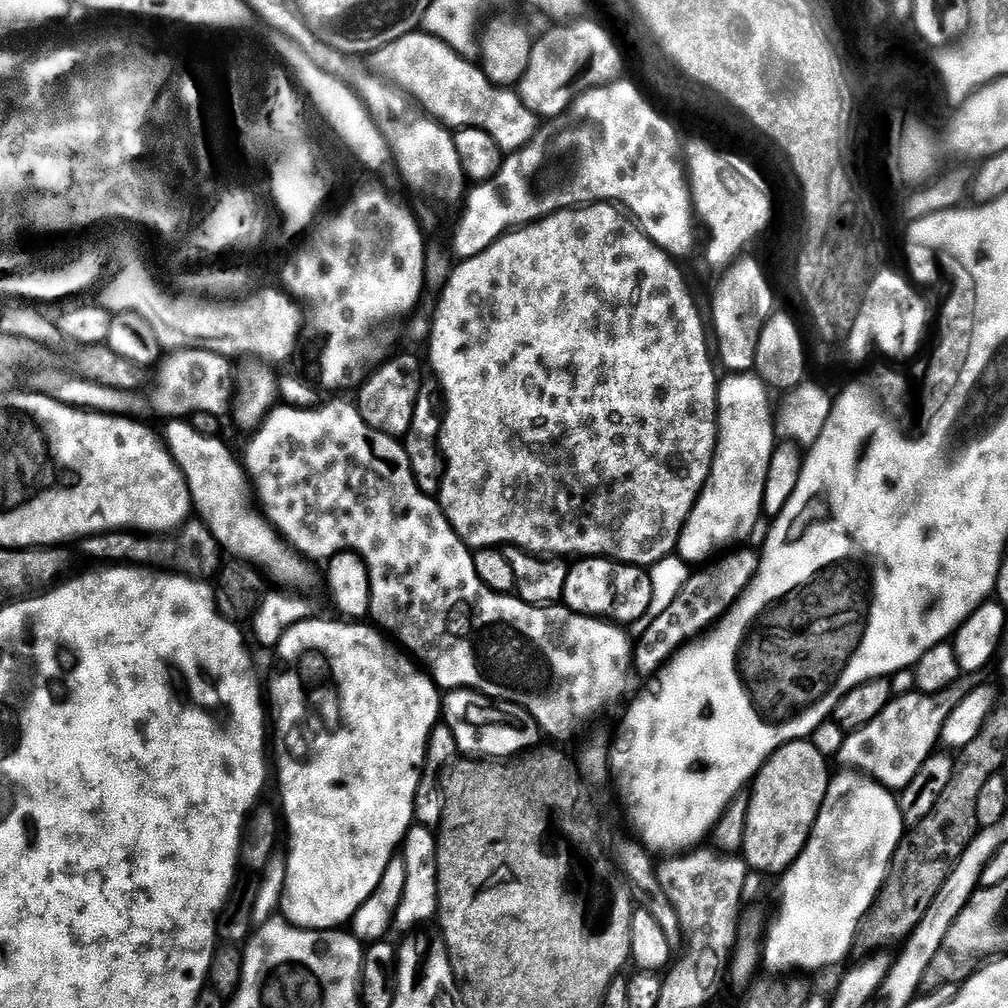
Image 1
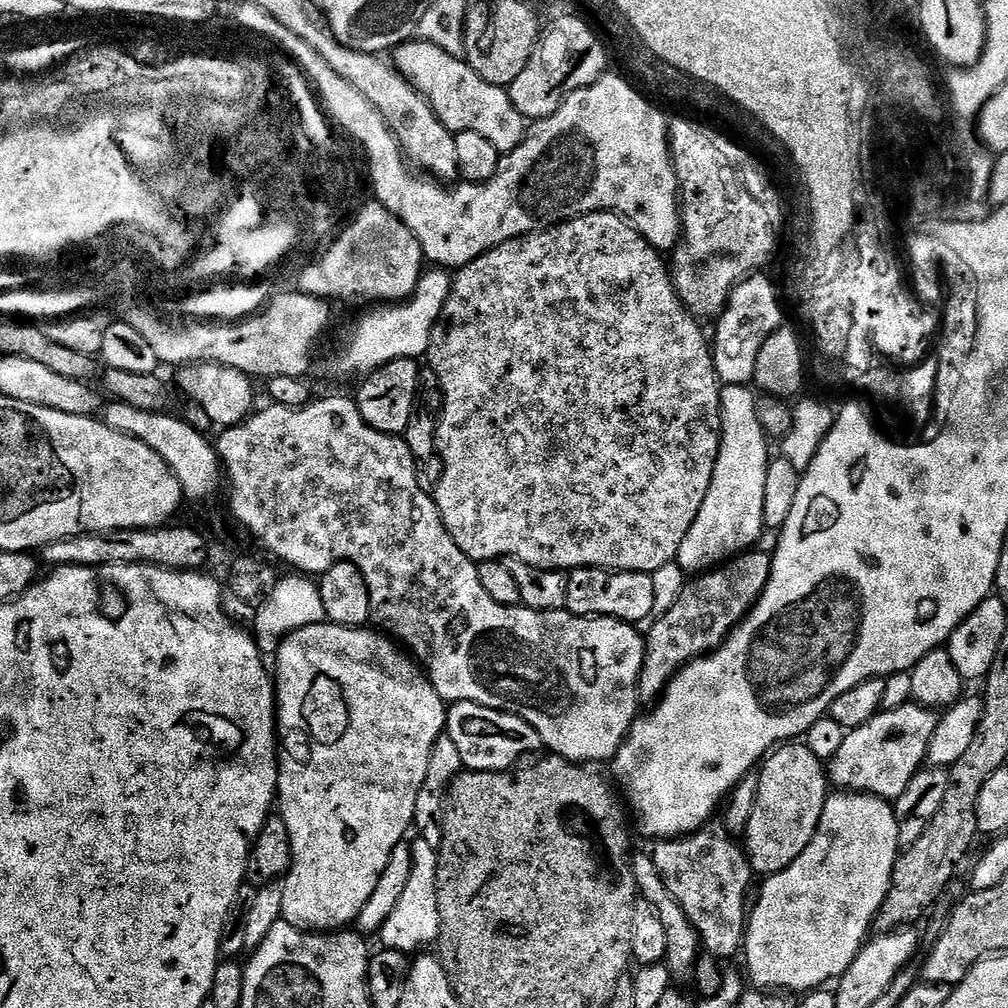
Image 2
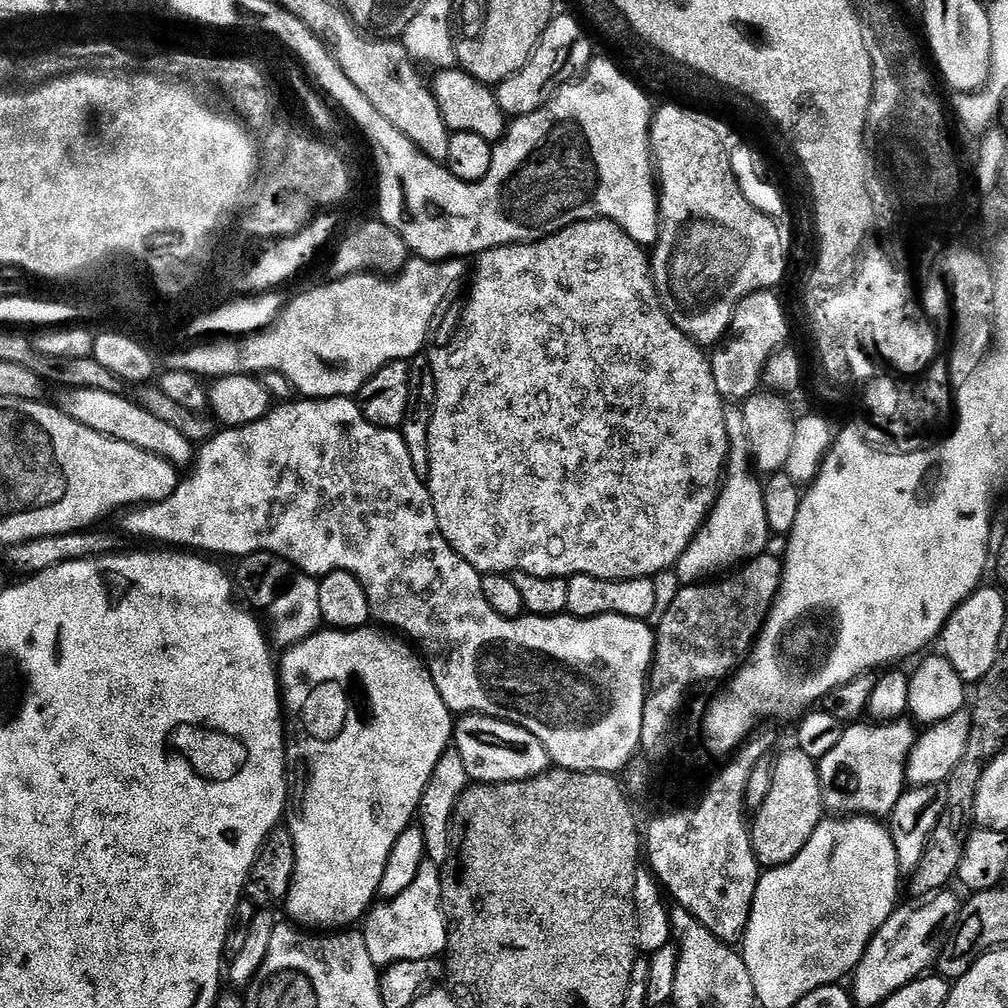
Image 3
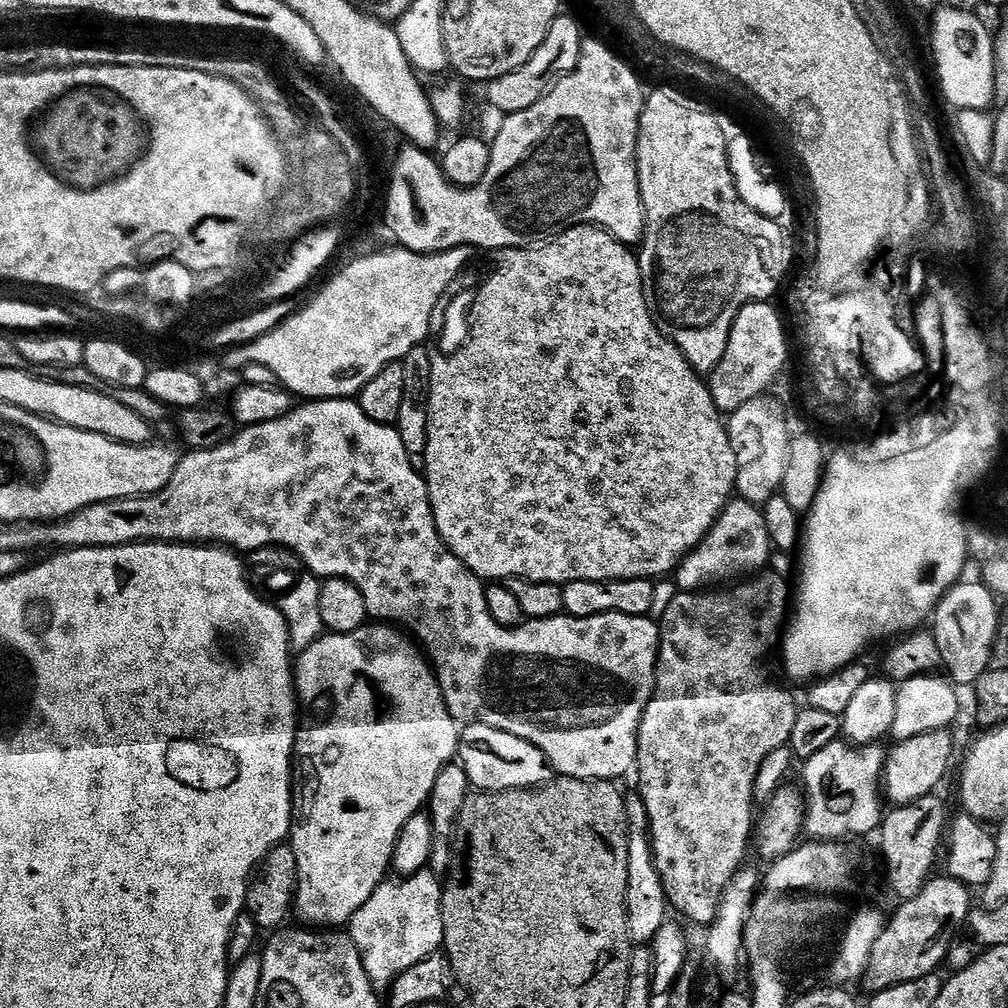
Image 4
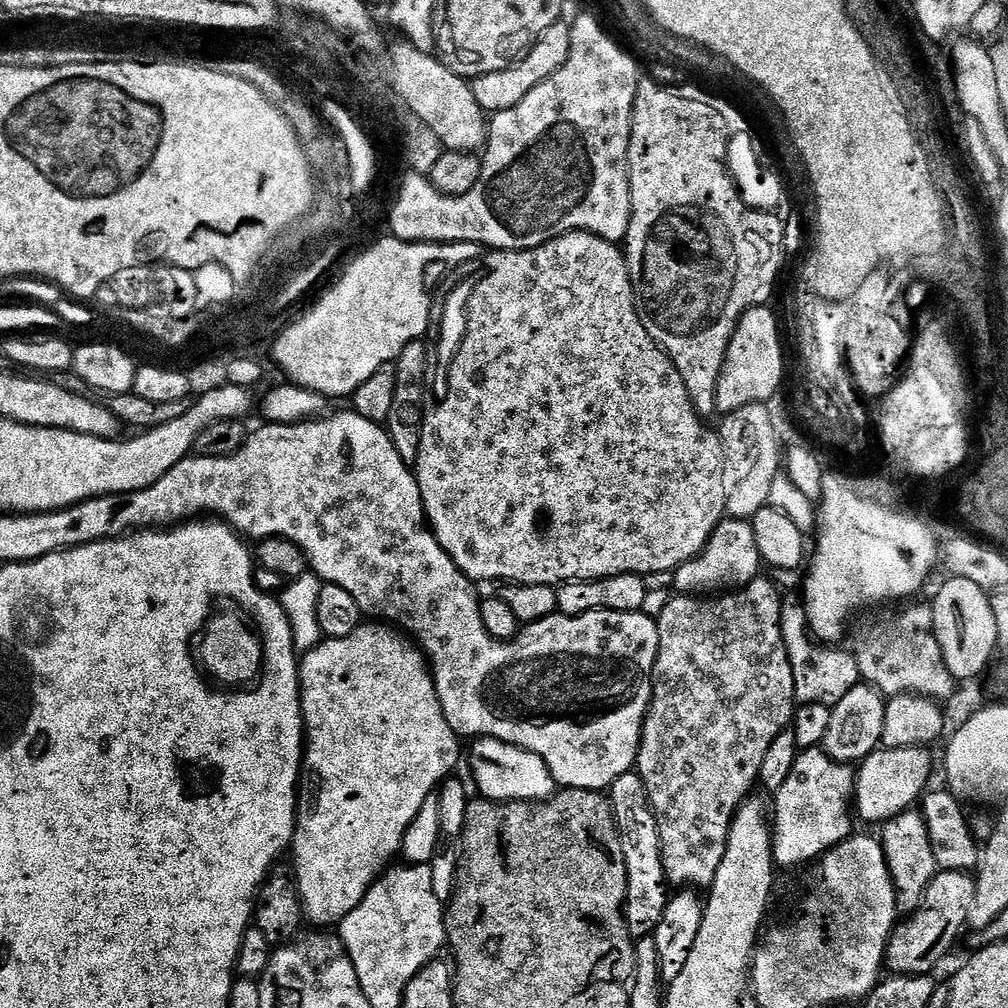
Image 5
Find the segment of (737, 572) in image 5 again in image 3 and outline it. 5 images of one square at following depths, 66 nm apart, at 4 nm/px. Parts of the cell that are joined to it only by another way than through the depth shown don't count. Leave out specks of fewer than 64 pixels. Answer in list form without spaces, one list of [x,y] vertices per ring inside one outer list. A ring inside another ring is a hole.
[[[733,449],[728,455],[728,466],[716,502],[704,524],[696,532],[690,546],[683,552],[674,571],[681,585],[701,583],[718,570],[730,570],[747,563],[767,551],[767,544],[772,539],[769,523],[766,522],[766,510],[763,487],[750,474],[752,462],[745,450]]]

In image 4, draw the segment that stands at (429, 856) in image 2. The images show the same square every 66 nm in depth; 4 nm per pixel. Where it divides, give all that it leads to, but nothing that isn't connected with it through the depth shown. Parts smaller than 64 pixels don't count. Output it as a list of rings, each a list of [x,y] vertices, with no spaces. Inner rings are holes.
[[[431,870],[392,878],[380,885],[378,898],[368,900],[366,906],[352,916],[350,935],[376,990],[391,989],[393,980],[410,970],[410,966],[418,966],[418,962],[441,951],[444,942],[441,891],[441,881]]]

